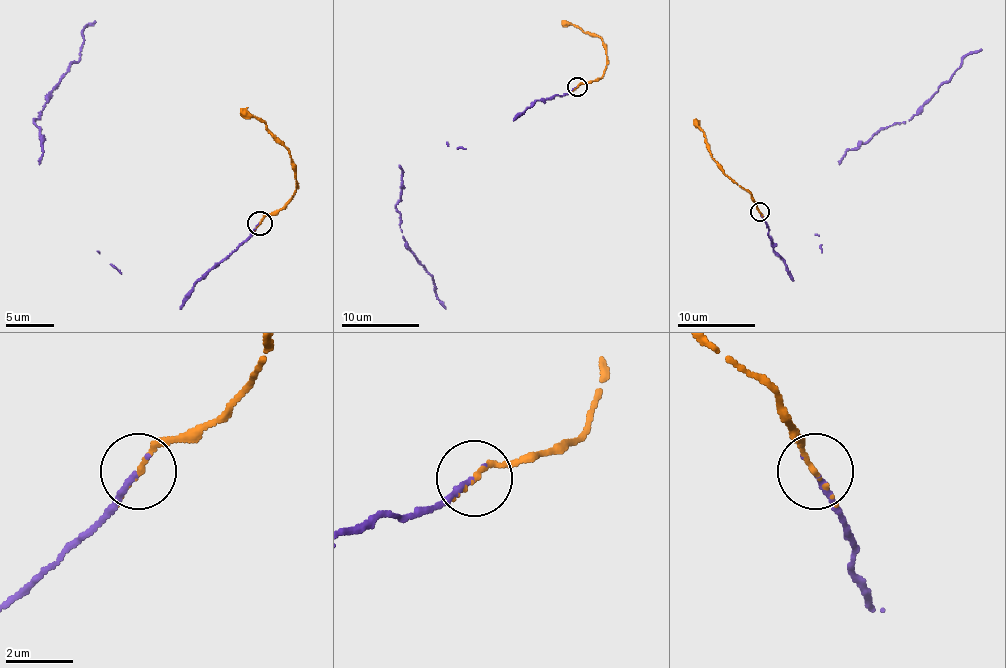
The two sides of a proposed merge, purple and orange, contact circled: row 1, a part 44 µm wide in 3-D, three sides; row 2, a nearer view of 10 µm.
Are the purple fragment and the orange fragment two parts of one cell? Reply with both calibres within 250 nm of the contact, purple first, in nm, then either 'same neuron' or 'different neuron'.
calibres 170 and 160 nm; same neuron

